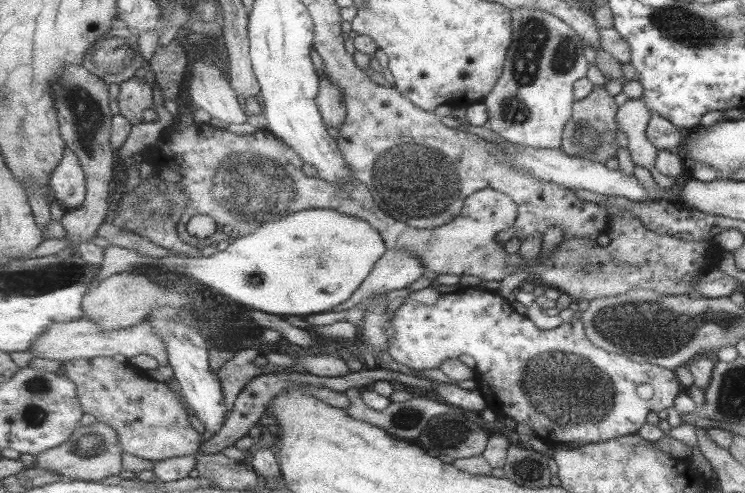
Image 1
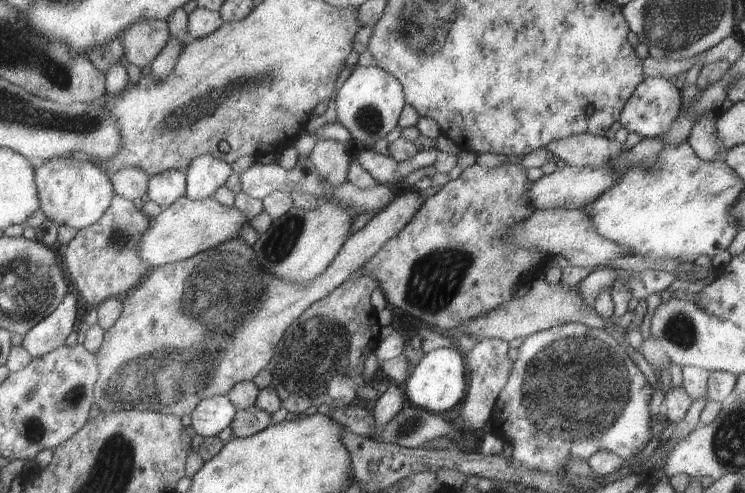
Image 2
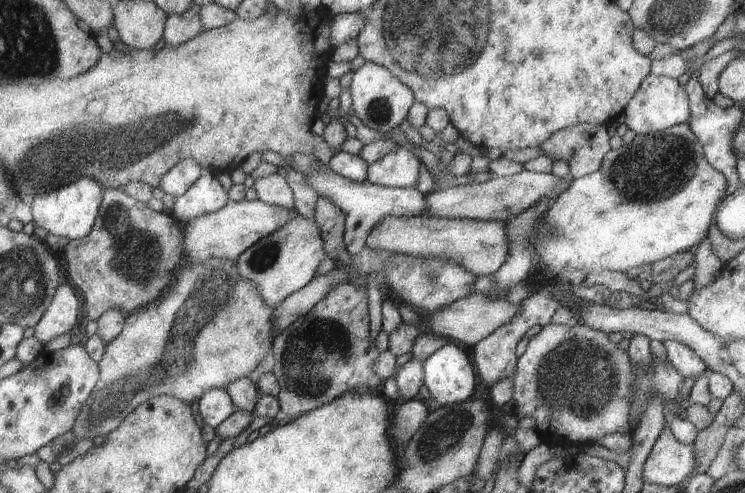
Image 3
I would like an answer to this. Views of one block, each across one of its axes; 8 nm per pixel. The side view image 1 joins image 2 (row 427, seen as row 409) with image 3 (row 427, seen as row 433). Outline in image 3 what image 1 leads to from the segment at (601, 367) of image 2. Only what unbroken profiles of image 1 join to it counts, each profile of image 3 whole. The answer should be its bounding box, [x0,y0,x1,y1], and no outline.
[514,321,633,444]

